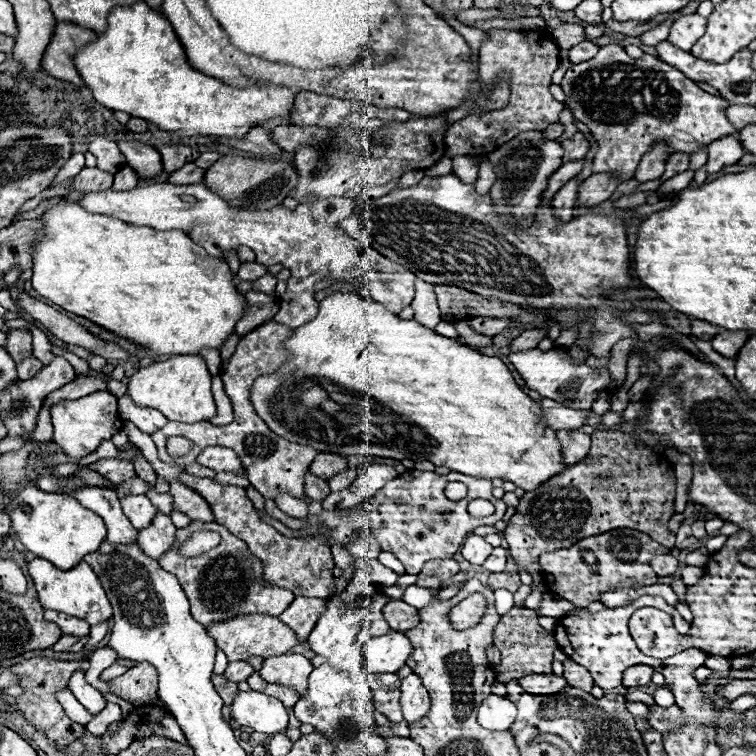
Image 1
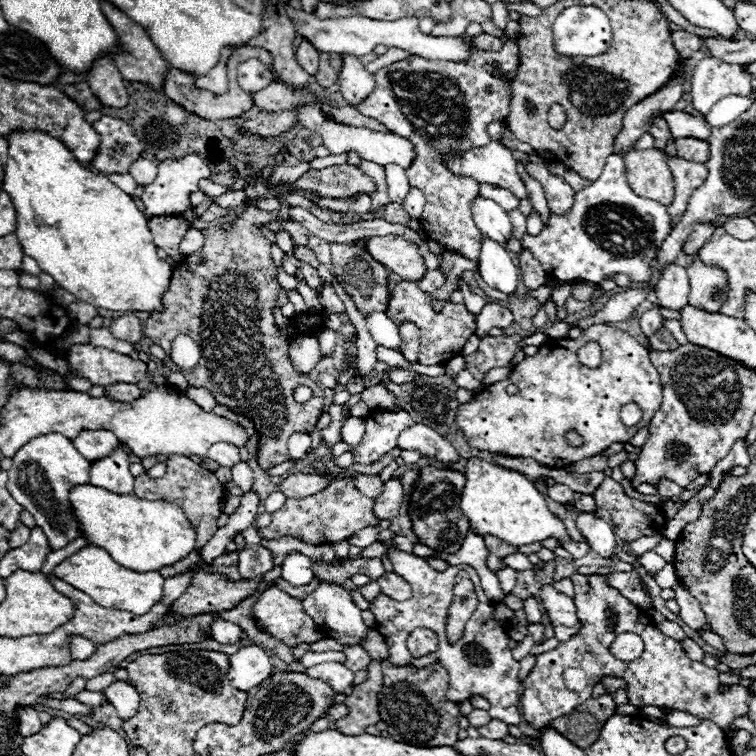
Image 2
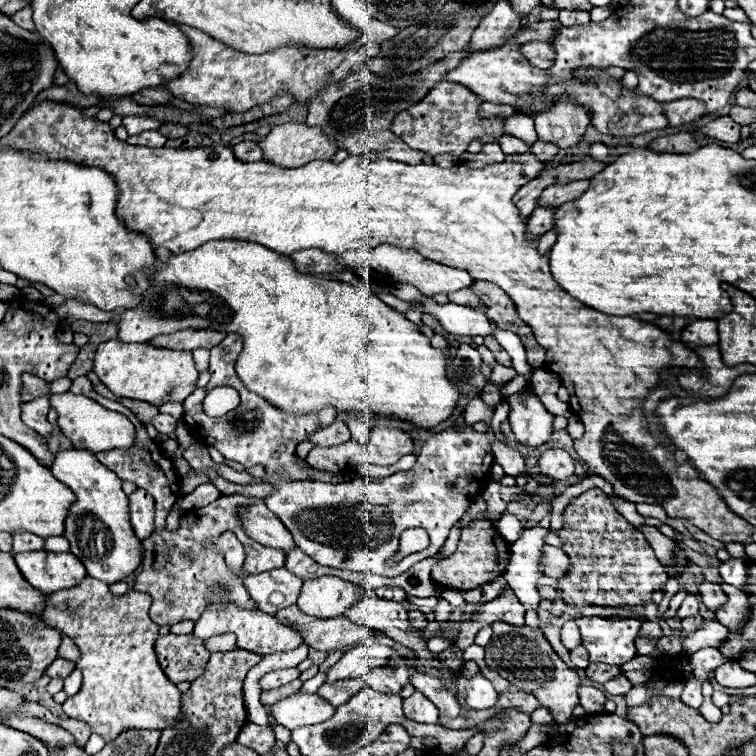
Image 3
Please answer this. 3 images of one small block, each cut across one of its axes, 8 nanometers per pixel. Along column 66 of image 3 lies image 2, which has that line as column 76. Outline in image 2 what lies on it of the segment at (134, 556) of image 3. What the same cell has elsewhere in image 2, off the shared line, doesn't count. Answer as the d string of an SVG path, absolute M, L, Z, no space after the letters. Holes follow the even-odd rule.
M56 432L42 434L24 444L12 460L14 464L8 470L6 488L12 492L12 498L34 516L36 526L42 528L50 548L60 550L72 540L84 538L80 520L70 502L70 490L90 482L90 462L74 448L72 440Z

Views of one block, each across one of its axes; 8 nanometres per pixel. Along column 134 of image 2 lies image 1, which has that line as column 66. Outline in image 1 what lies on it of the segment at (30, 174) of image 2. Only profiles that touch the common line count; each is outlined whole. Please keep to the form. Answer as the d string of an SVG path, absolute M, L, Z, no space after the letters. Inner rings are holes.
M66 200L46 210L40 220L44 220L46 226L42 230L44 240L38 242L34 250L32 286L40 296L66 312L88 318L156 356L200 356L202 348L218 350L230 334L236 332L236 322L246 312L246 298L234 286L234 274L230 272L228 262L208 256L184 232L132 226L112 216L90 214L80 204L66 204Z

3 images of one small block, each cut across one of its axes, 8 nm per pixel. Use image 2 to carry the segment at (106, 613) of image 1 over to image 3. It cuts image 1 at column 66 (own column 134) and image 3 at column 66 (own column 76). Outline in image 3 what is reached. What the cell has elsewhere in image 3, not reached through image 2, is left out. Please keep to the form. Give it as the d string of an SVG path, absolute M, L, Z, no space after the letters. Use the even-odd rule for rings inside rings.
M22 552L14 554L16 564L24 578L44 596L50 596L64 588L78 586L84 576L84 564L70 552Z

